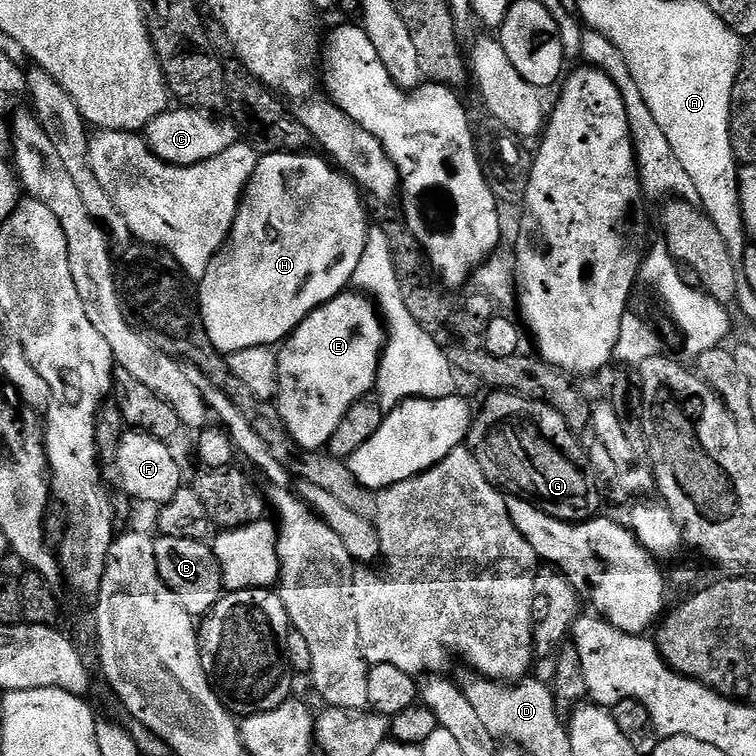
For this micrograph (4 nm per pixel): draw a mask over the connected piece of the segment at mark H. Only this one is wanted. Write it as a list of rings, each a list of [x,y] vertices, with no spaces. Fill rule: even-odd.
[[[279,152],[269,156],[261,155],[256,162],[256,169],[244,194],[240,197],[240,205],[232,223],[232,232],[224,241],[223,248],[216,253],[210,262],[206,274],[198,281],[198,299],[200,301],[200,317],[206,326],[206,334],[210,334],[210,342],[221,352],[227,354],[238,350],[250,350],[254,346],[276,346],[288,339],[292,331],[308,317],[315,308],[320,308],[334,297],[341,295],[352,284],[352,275],[358,268],[358,258],[362,258],[362,250],[366,246],[370,217],[365,208],[365,197],[351,176],[340,168],[333,166],[323,155],[308,156],[304,152]]]

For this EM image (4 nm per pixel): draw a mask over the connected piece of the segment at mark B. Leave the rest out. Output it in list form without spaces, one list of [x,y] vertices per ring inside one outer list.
[[[157,535],[155,541],[154,558],[158,562],[158,574],[162,582],[172,591],[174,598],[182,602],[182,610],[194,618],[207,616],[226,592],[215,551],[203,540]]]

